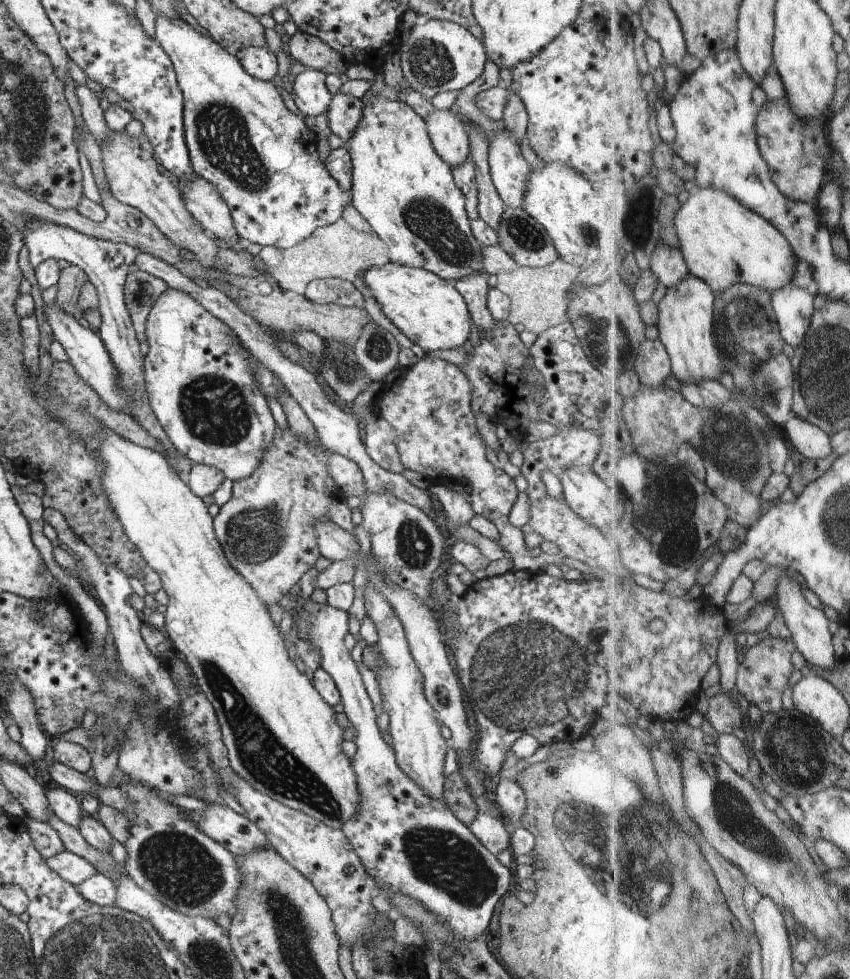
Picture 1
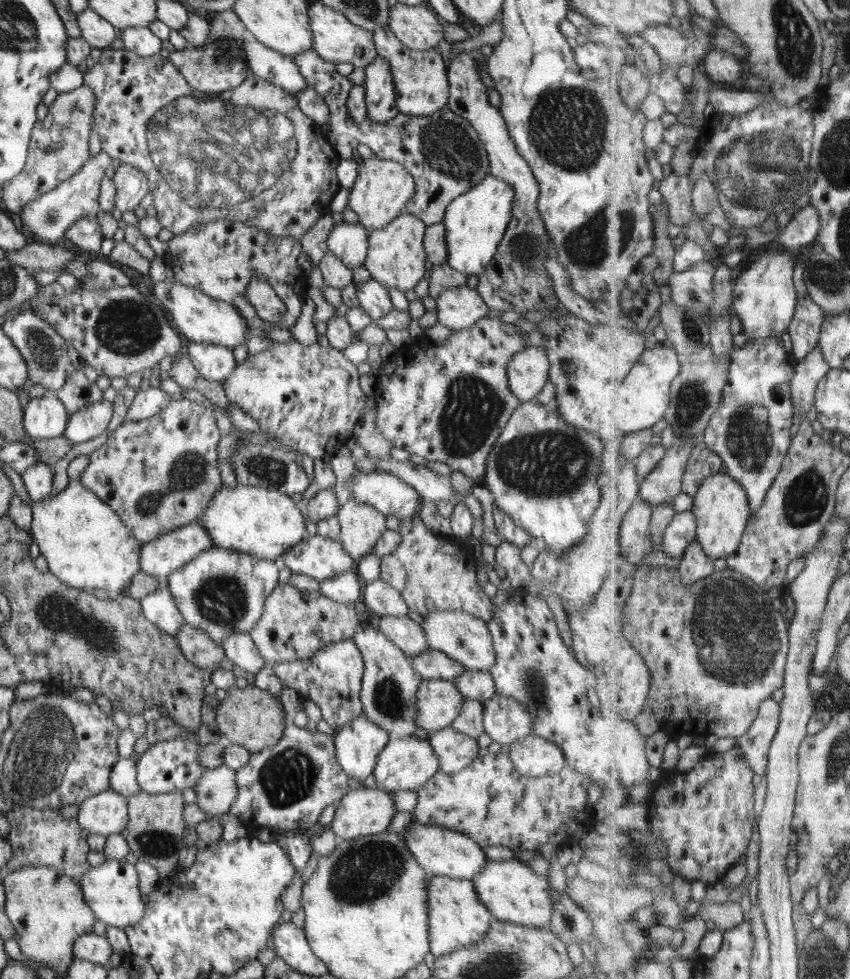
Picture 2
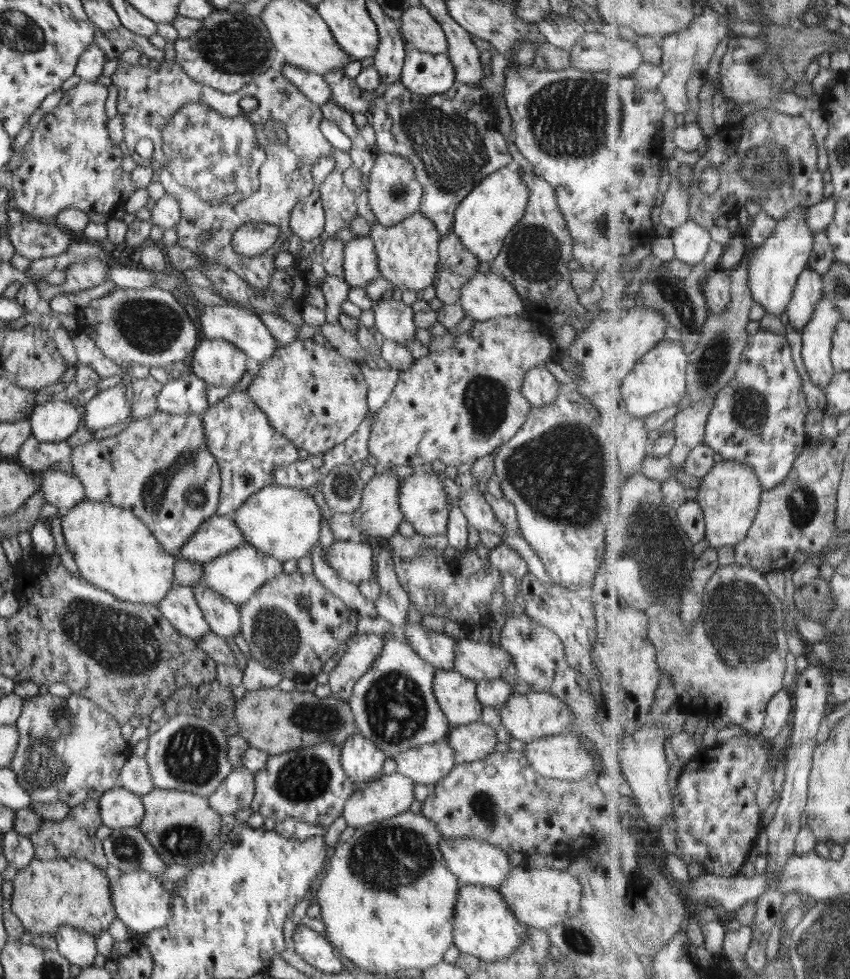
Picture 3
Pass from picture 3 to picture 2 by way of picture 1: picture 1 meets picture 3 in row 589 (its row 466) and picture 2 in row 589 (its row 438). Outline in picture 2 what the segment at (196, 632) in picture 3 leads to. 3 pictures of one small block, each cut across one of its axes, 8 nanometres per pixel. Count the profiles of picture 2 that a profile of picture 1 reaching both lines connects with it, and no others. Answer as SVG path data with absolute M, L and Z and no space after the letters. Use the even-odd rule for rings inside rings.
M161 582L158 589L142 597L140 602L145 617L165 633L176 635L187 624L166 583Z

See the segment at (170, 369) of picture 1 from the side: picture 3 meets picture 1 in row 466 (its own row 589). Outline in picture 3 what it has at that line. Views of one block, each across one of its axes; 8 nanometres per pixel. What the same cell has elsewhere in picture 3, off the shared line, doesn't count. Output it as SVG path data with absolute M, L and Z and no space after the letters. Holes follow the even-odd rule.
M252 545L239 546L228 554L223 554L210 562L203 563L203 567L203 573L198 583L202 583L215 593L226 597L238 608L252 598L253 592L259 586L263 586L266 581L283 572L283 562L261 553Z

